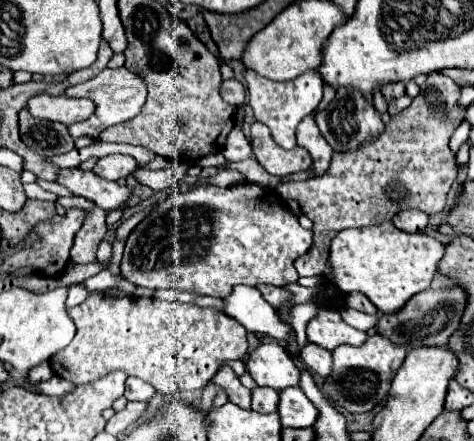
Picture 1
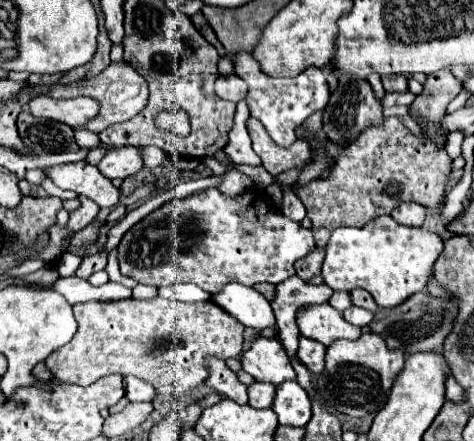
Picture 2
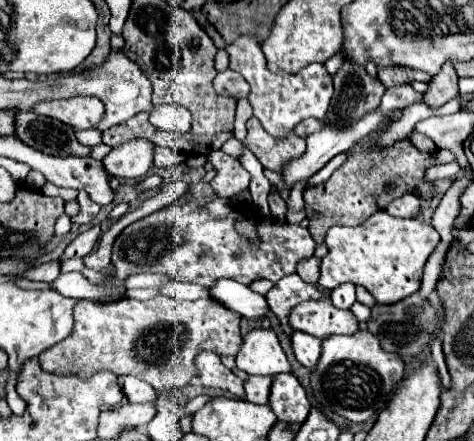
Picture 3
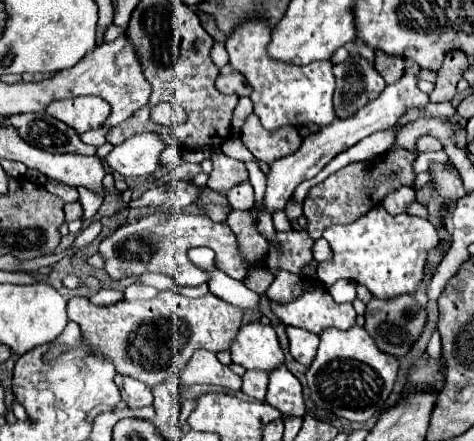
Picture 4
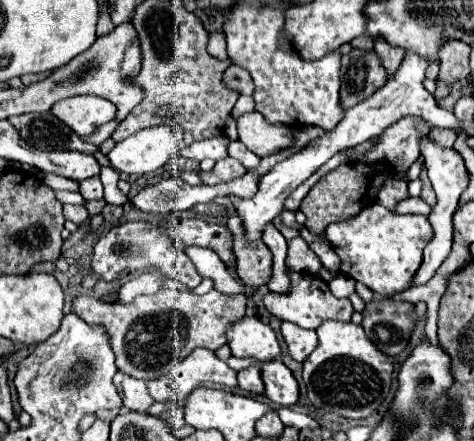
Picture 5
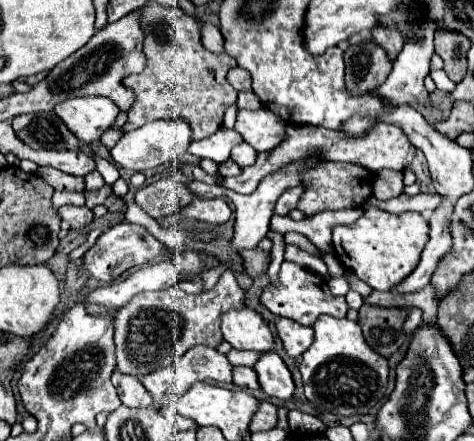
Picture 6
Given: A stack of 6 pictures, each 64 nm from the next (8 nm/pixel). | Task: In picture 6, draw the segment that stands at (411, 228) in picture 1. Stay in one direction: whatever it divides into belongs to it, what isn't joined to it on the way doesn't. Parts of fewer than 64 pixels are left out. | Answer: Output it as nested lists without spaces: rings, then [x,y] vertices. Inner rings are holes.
[[[378,172],[374,180],[374,198],[390,200],[404,194],[404,176],[402,172]]]

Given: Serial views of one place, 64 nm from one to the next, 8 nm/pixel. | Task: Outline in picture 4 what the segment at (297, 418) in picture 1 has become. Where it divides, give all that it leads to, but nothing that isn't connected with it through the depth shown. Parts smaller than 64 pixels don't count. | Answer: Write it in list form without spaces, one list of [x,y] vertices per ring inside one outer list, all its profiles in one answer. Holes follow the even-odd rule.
[[[286,366],[276,368],[276,372],[270,374],[266,402],[270,406],[274,406],[276,410],[280,410],[284,418],[292,418],[292,416],[304,418],[304,414],[306,414],[302,386],[300,386],[298,378],[294,374],[290,374],[290,370]]]

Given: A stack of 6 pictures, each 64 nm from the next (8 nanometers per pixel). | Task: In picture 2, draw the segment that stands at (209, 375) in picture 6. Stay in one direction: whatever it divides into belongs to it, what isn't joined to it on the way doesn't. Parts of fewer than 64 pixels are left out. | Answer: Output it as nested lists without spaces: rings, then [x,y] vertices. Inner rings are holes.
[[[214,358],[208,360],[208,370],[210,370],[210,376],[208,380],[204,382],[208,388],[220,392],[222,396],[238,402],[238,404],[248,404],[248,392],[246,392],[246,386],[238,380],[236,372],[232,372],[224,360],[220,358]]]

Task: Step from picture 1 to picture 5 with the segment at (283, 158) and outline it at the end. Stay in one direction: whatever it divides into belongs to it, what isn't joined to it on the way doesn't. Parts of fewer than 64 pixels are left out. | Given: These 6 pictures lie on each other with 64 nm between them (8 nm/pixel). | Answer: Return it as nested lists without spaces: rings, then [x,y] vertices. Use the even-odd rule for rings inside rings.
[[[250,112],[238,118],[240,142],[256,156],[270,156],[282,152],[294,144],[290,126],[268,124],[258,112]]]

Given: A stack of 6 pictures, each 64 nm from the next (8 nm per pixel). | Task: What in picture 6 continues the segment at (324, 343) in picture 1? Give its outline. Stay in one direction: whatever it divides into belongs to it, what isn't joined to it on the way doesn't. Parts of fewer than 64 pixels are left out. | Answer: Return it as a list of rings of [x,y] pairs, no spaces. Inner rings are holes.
[[[284,262],[280,268],[278,284],[270,284],[262,294],[262,304],[274,314],[282,318],[290,318],[302,326],[314,326],[318,316],[328,314],[334,318],[344,318],[348,312],[348,304],[342,296],[334,296],[322,276],[316,276],[316,272],[308,272],[306,268],[300,268],[298,264]]]

